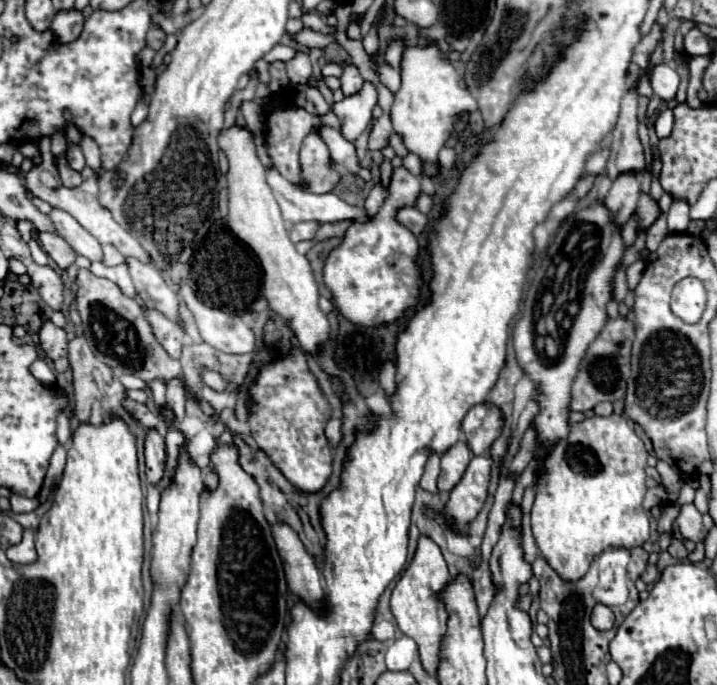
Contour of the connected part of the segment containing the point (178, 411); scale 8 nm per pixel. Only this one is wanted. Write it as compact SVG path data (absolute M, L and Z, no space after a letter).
M177 377L167 383L167 405L171 405L177 421L181 421L185 415L185 385Z

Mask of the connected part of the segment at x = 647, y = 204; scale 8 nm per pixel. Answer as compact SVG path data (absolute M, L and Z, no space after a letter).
M641 193L639 195L639 205L637 205L637 229L639 231L647 231L659 217L661 217L661 209L659 203L649 195L649 193Z

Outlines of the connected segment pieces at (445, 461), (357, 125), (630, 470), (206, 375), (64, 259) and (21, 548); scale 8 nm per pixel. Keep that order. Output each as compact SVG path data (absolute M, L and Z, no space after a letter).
M463 441L455 443L447 453L443 453L441 457L441 473L437 479L437 489L439 493L449 493L459 479L463 477L469 461L471 461L471 451L467 449L467 445Z
M365 83L361 93L355 97L345 97L343 101L335 103L333 113L341 121L341 135L347 141L357 141L357 137L367 129L371 121L371 109L377 103L377 91L371 83Z
M615 413L609 417L595 415L591 419L573 423L569 435L555 443L535 483L537 495L531 511L531 527L539 551L561 577L577 581L587 573L591 561L607 547L615 545L631 549L649 539L649 519L643 509L643 497L647 491L645 465L647 449L643 441L637 437L627 419Z
M203 371L203 381L205 381L205 385L207 387L211 387L211 389L215 389L215 391L223 391L225 389L225 381L221 379L221 375L219 373L215 373L215 371Z
M35 231L35 235L41 249L59 265L59 269L67 269L75 261L75 253L59 235L45 233L45 231Z
M25 529L21 543L11 545L7 549L7 557L13 563L31 563L31 561L35 561L35 533L31 529Z

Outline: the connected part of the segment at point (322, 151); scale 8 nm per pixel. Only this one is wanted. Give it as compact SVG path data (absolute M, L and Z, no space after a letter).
M311 133L301 147L301 167L303 179L307 181L307 191L311 193L329 193L339 183L339 173L331 169L329 149L317 133Z

